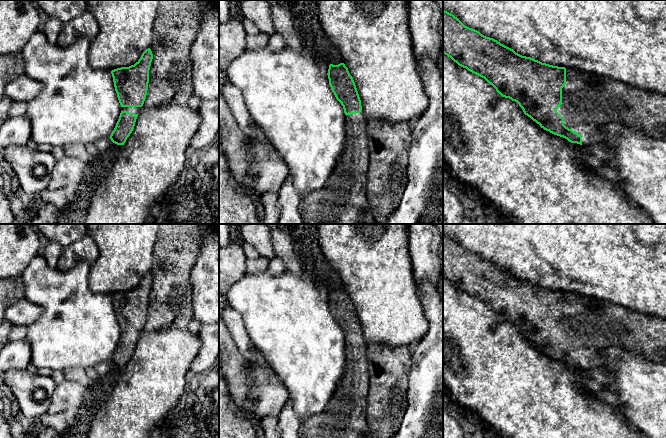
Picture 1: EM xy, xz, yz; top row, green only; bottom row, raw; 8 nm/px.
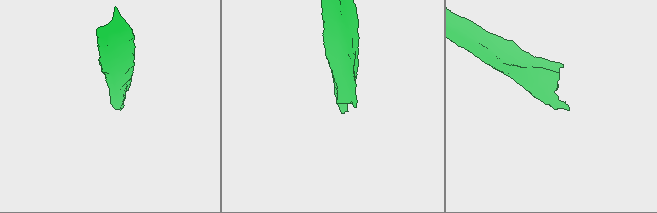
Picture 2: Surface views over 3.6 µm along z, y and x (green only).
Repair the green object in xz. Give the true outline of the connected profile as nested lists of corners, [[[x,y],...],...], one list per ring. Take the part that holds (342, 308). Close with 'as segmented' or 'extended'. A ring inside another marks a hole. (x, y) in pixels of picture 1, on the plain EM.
[[[344,287],[329,289],[329,309],[345,337],[344,374],[325,409],[303,420],[300,438],[372,438],[366,408],[369,393],[367,344]]] | extended

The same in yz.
[[[443,232],[443,277],[459,290],[484,302],[505,322],[515,325],[525,339],[546,355],[563,361],[583,371],[602,368],[604,358],[601,351],[618,347],[649,361],[666,364],[666,319],[645,314],[611,302],[599,300],[574,292],[549,289],[531,281],[522,280],[497,264],[482,259],[465,250],[457,241]]] | extended

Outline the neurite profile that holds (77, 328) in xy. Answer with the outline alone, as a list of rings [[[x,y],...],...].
[[[37,255],[21,274],[25,299],[42,309],[41,316],[27,326],[25,340],[31,348],[36,368],[64,372],[71,368],[95,367],[109,361],[121,337],[111,295],[93,293],[89,288],[91,265],[79,261],[69,270],[50,268],[43,255]]]

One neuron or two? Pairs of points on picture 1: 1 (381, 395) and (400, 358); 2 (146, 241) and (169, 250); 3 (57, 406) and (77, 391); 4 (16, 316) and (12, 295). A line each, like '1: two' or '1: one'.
1: one
2: two
3: one
4: two

